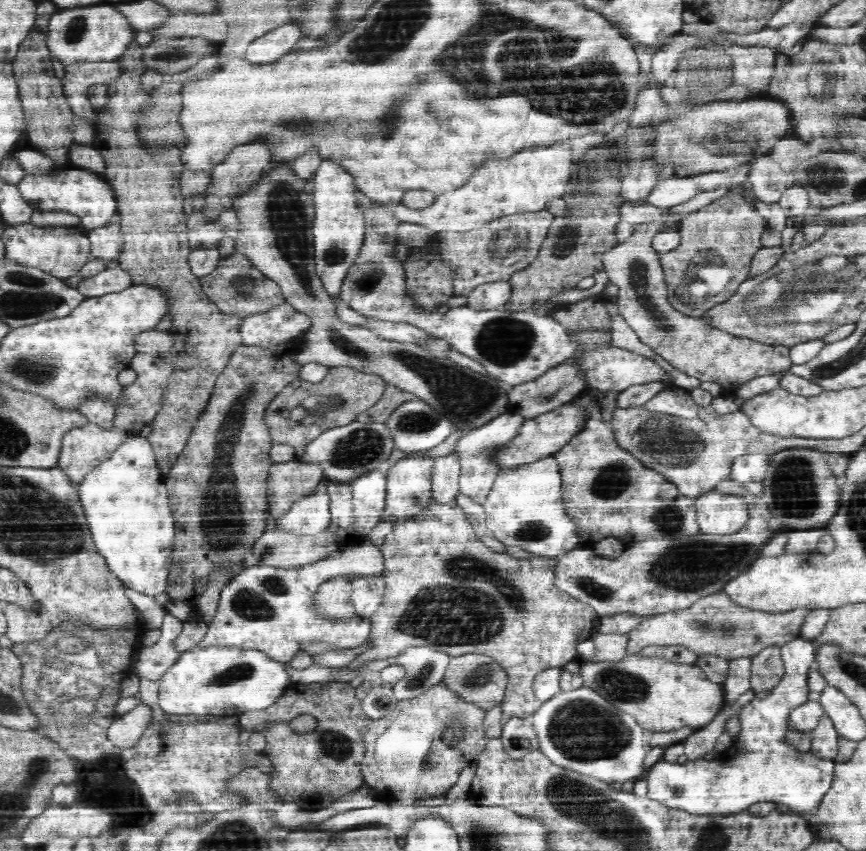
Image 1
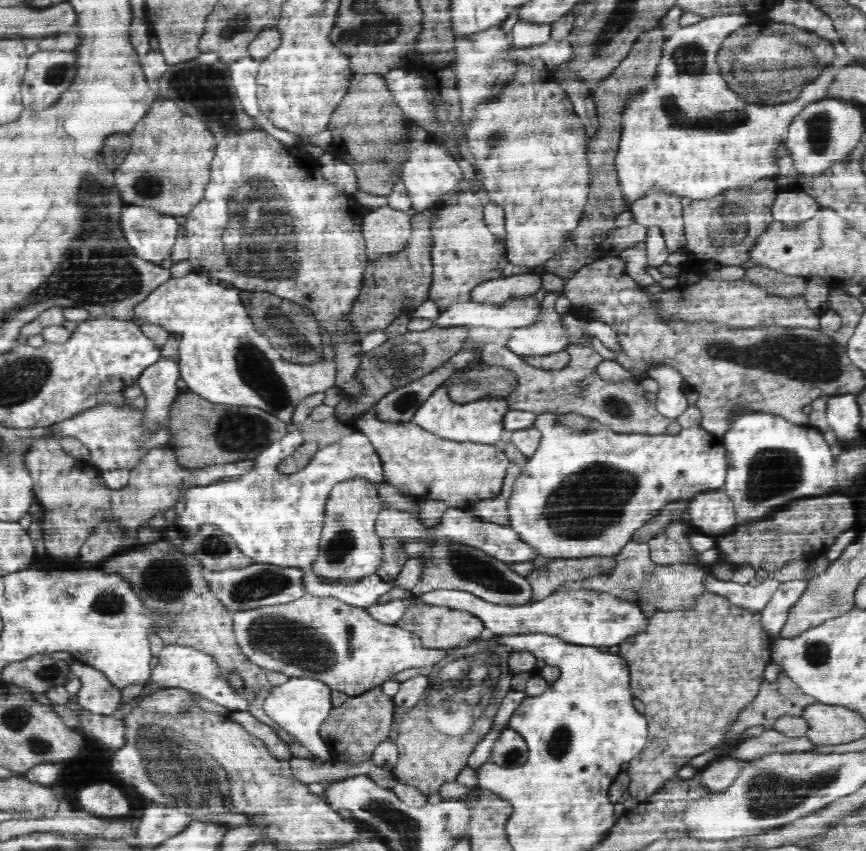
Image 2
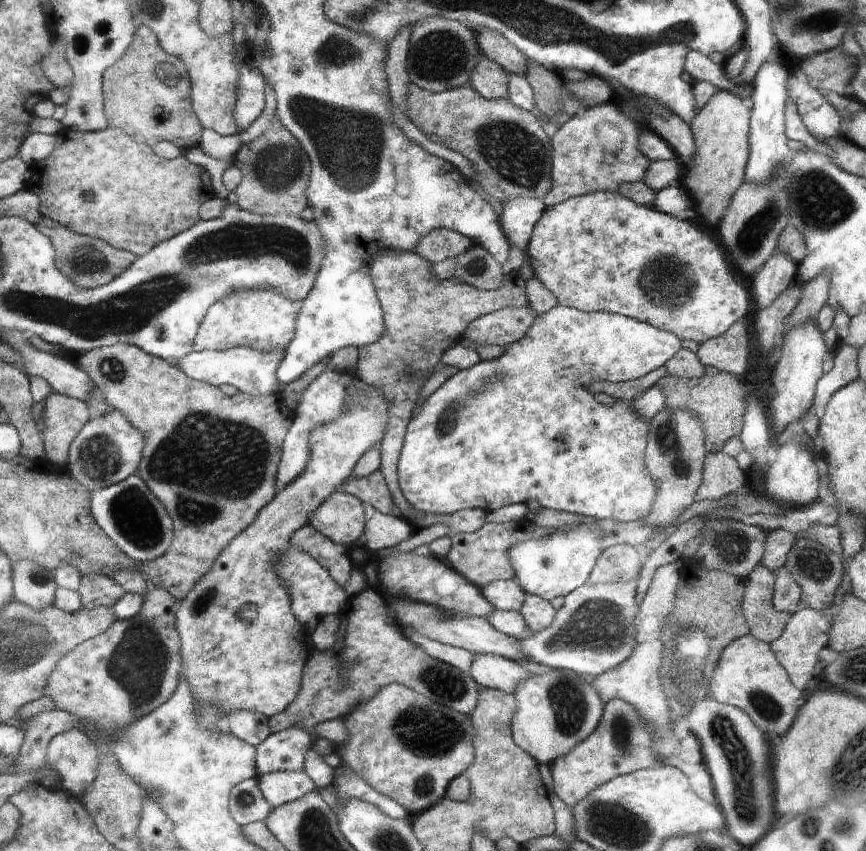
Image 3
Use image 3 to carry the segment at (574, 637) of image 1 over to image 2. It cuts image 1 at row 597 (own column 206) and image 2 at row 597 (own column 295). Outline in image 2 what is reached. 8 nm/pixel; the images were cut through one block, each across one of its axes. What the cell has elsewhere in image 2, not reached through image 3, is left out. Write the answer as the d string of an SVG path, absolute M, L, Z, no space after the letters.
M411 595L412 604L402 615L397 625L413 632L421 638L424 648L449 649L481 637L484 631L484 622L480 617L472 615L466 610L454 610L438 605L430 605L420 599L420 595Z

